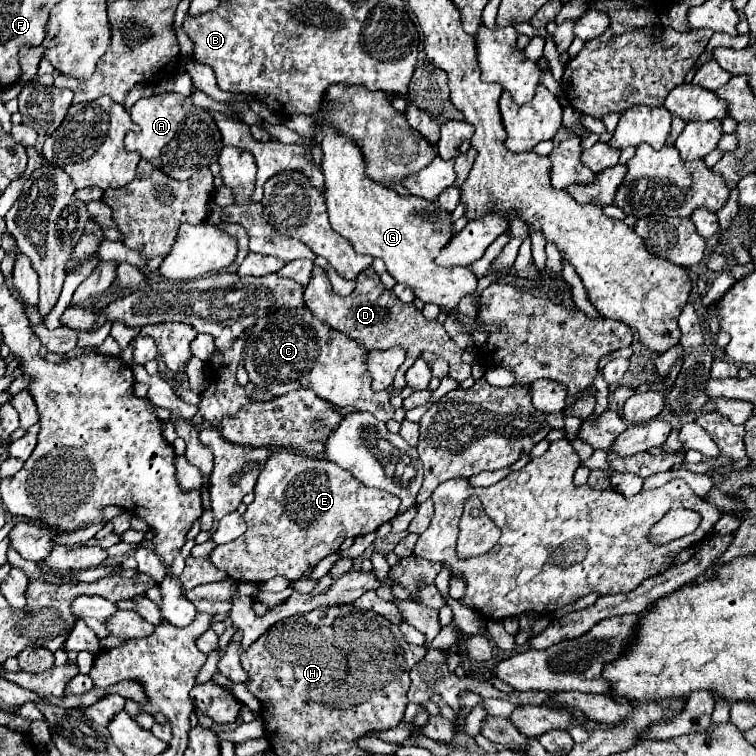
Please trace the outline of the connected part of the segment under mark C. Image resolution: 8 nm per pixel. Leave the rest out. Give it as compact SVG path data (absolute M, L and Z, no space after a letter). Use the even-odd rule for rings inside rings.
M300 307L298 311L278 311L278 315L258 319L248 331L250 339L246 339L244 367L250 381L266 385L272 395L280 397L304 387L312 389L320 399L334 407L356 407L358 411L372 413L384 423L394 417L390 393L372 391L370 387L370 375L364 363L366 349L340 331L326 327L320 319L314 319L306 307Z

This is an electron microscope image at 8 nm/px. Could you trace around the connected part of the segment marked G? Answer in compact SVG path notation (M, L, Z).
M322 123L320 133L320 169L324 173L324 201L332 229L344 235L354 251L382 259L396 283L410 287L424 303L434 303L446 313L456 313L458 299L476 289L476 277L468 267L440 267L434 263L438 251L452 237L450 213L440 211L436 201L400 197L396 191L370 179L358 143L336 131L336 127L330 127L330 123Z

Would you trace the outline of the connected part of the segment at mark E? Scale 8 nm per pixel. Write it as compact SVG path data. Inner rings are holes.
M278 449L266 461L256 487L256 499L248 505L244 521L248 529L242 537L216 545L210 563L224 569L234 581L264 583L276 575L298 579L308 565L316 565L326 555L340 549L346 537L376 531L382 523L396 517L400 499L392 493L364 487L350 471L326 459L296 455Z

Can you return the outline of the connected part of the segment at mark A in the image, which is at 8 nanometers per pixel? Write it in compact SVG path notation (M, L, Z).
M162 93L140 99L130 109L132 123L136 125L124 139L126 151L138 151L142 159L152 163L164 175L172 179L188 179L198 169L218 161L222 151L222 137L210 119L210 113L192 105L190 97L180 93Z

